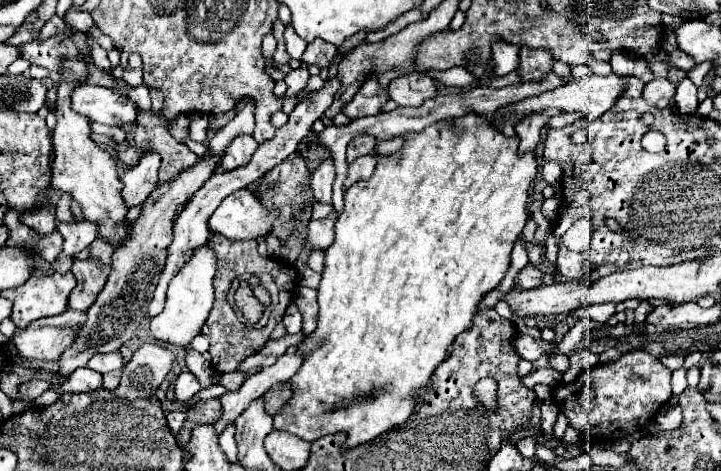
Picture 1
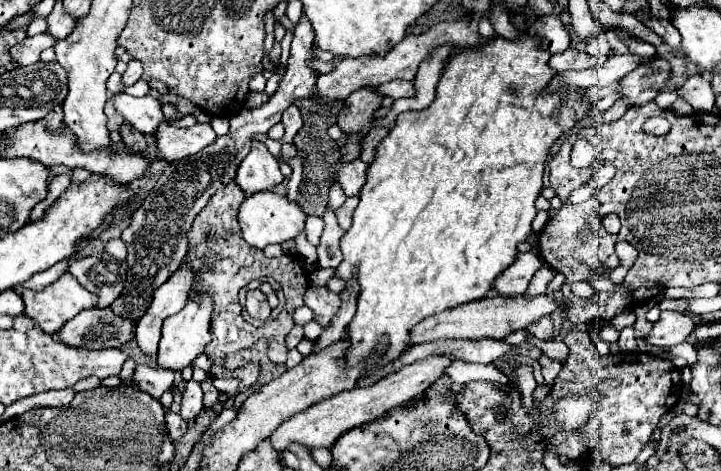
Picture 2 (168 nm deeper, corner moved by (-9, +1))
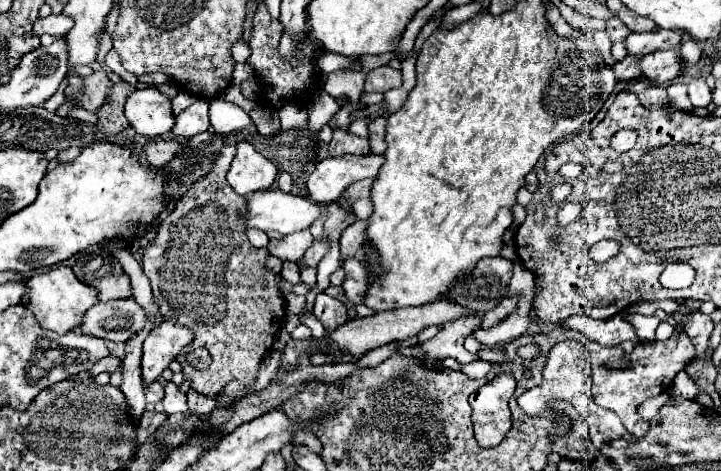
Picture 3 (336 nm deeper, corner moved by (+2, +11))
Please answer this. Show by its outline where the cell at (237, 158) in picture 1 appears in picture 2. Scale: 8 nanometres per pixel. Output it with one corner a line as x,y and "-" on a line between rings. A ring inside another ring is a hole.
253,140
251,152
237,168
235,182
247,194
255,194
255,192
277,186
281,180
283,180
283,174
279,170
277,160
273,158
273,154
267,150
267,146
263,142

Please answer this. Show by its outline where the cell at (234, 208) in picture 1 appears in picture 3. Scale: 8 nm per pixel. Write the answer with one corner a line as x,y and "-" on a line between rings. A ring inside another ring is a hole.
260,190
248,198
246,226
260,228
264,232
276,230
280,234
292,234
308,230
322,214
322,208
304,196
284,194
280,190

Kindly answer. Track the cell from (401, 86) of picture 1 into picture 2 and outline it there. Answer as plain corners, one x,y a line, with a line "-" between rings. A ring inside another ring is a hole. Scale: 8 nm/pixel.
391,80
383,86
379,86
379,94
391,96
393,100
411,98
411,96
415,96
415,86
413,86
413,82
407,82
407,80

